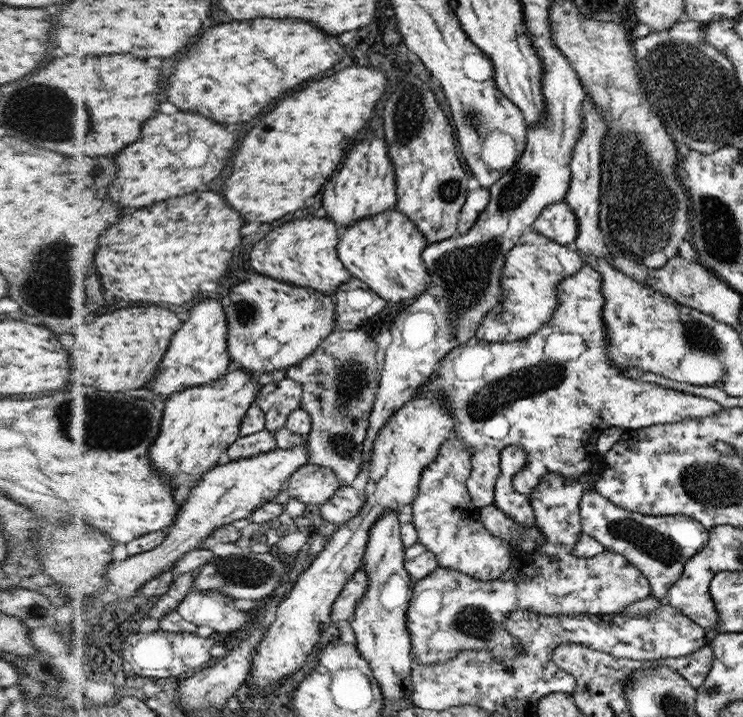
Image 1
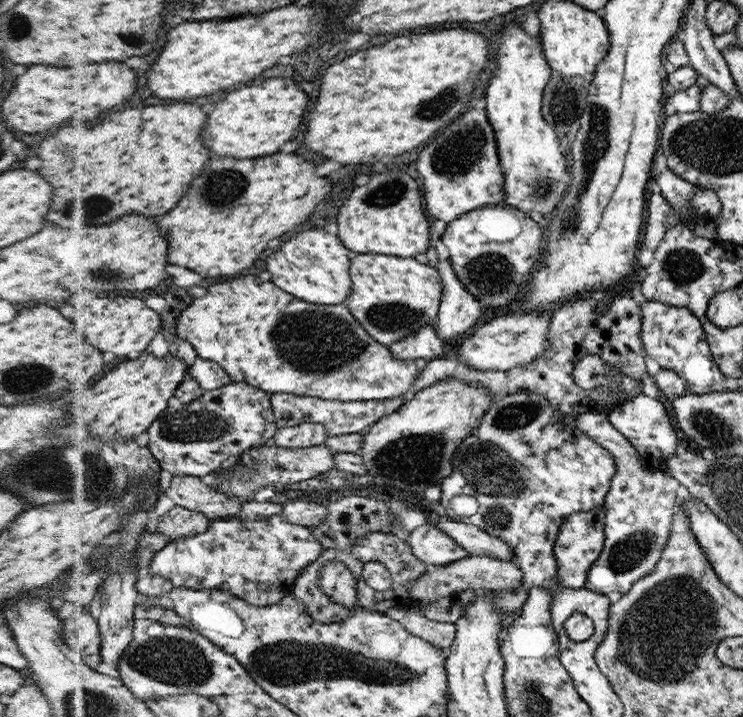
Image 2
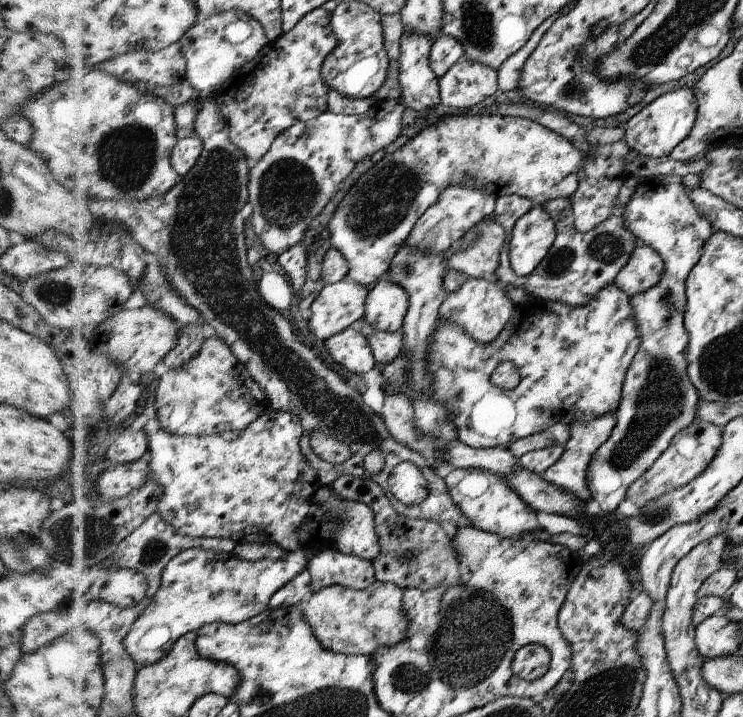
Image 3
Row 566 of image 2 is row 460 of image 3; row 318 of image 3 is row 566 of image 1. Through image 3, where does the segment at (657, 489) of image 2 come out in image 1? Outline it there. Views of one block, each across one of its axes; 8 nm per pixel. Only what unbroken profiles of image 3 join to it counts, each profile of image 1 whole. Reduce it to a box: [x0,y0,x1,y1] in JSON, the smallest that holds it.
[580,490,709,600]

